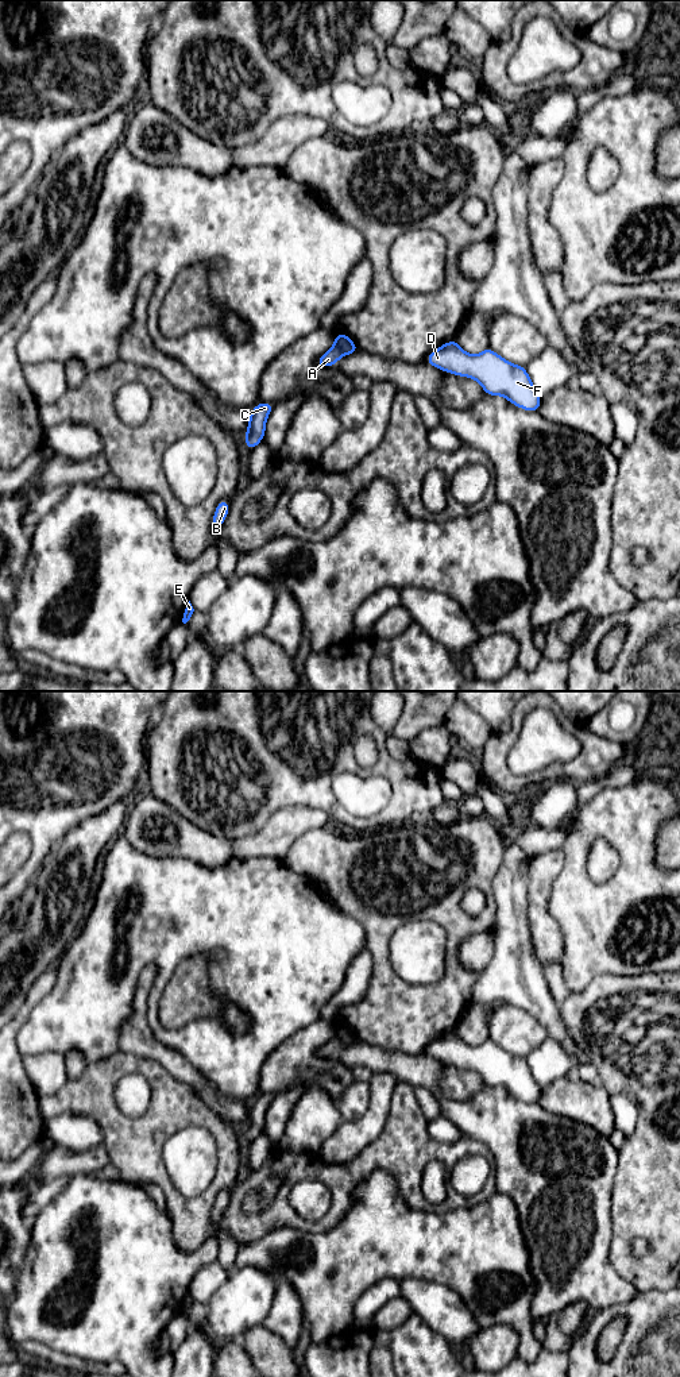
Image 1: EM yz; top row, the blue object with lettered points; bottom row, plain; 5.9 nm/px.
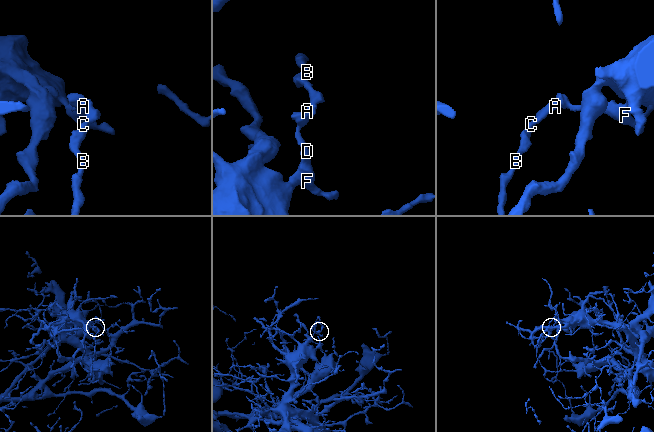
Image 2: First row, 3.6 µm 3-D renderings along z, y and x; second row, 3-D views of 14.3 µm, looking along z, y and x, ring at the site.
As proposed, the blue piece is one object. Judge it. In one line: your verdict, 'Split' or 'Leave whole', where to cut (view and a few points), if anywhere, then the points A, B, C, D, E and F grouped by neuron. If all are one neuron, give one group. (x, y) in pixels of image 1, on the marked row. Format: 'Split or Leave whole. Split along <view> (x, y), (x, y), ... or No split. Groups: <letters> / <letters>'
Split. Split along yz (335, 343), (342, 355). Groups: A B C E / D F

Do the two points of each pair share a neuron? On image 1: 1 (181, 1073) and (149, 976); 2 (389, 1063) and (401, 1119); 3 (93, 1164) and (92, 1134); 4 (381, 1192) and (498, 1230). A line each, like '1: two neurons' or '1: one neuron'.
1: one neuron
2: two neurons
3: two neurons
4: one neuron

